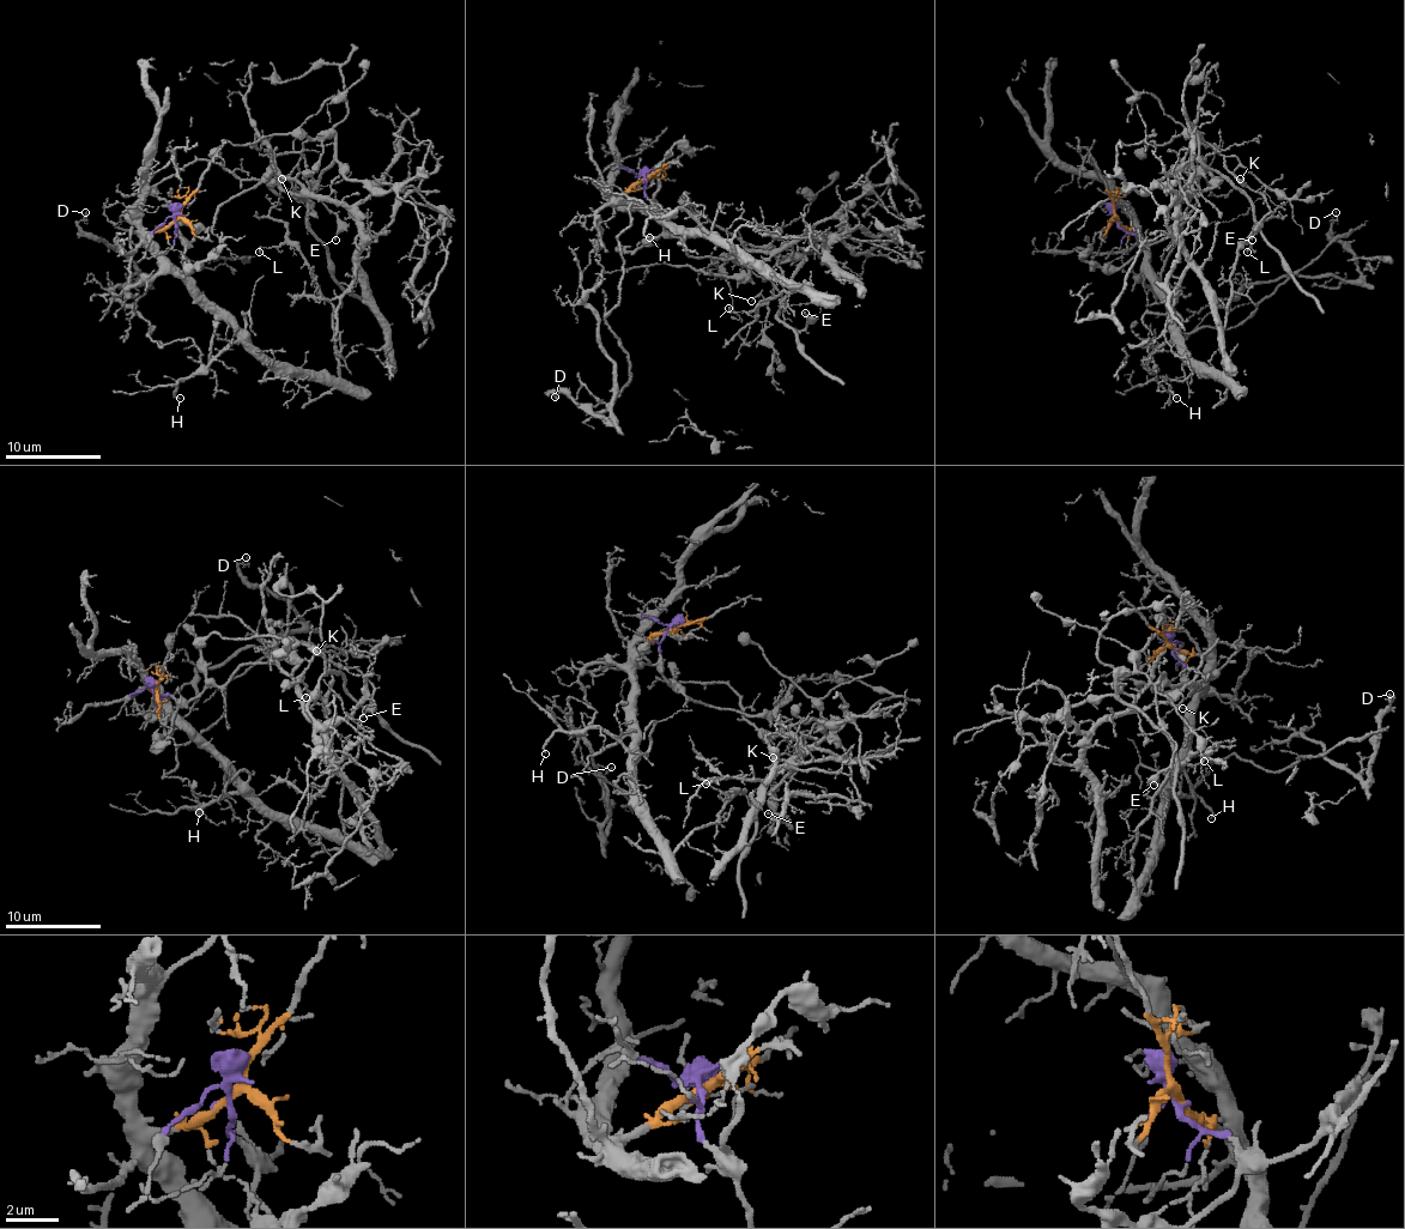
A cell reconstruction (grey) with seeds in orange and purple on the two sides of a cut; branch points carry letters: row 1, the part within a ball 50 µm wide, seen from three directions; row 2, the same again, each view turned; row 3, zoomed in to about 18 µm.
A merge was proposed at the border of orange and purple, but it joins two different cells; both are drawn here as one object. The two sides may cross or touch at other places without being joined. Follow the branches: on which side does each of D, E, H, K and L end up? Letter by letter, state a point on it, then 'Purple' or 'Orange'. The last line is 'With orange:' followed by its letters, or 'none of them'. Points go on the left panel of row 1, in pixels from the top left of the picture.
D: Place: (85, 212). Orange
E: Place: (335, 240). Purple
H: Place: (180, 398). Orange
K: Place: (282, 179). Purple
L: Place: (259, 252). Orange
With orange: D, H, L

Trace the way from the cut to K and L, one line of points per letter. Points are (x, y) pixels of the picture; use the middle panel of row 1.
K: (645, 176), (645, 198), (690, 255), (740, 262), (773, 286), (769, 300), (759, 295), (752, 300)
L: (647, 176), (618, 203), (707, 229), (806, 289), (804, 282), (755, 309), (728, 307)

